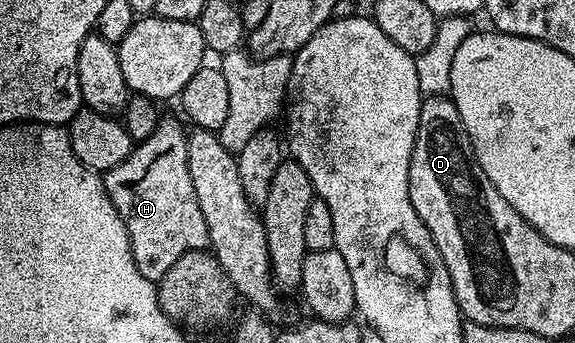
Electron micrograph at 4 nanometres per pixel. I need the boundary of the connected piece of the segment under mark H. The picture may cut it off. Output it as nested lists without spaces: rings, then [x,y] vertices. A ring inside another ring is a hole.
[[[159,120],[156,131],[148,135],[148,139],[137,142],[131,149],[128,159],[104,174],[106,190],[120,211],[120,219],[124,219],[124,227],[128,227],[128,235],[132,243],[132,255],[136,259],[136,267],[140,267],[140,275],[144,279],[158,283],[168,269],[185,252],[200,252],[209,246],[208,226],[203,212],[197,202],[196,190],[188,171],[187,130],[182,130],[183,122]]]

